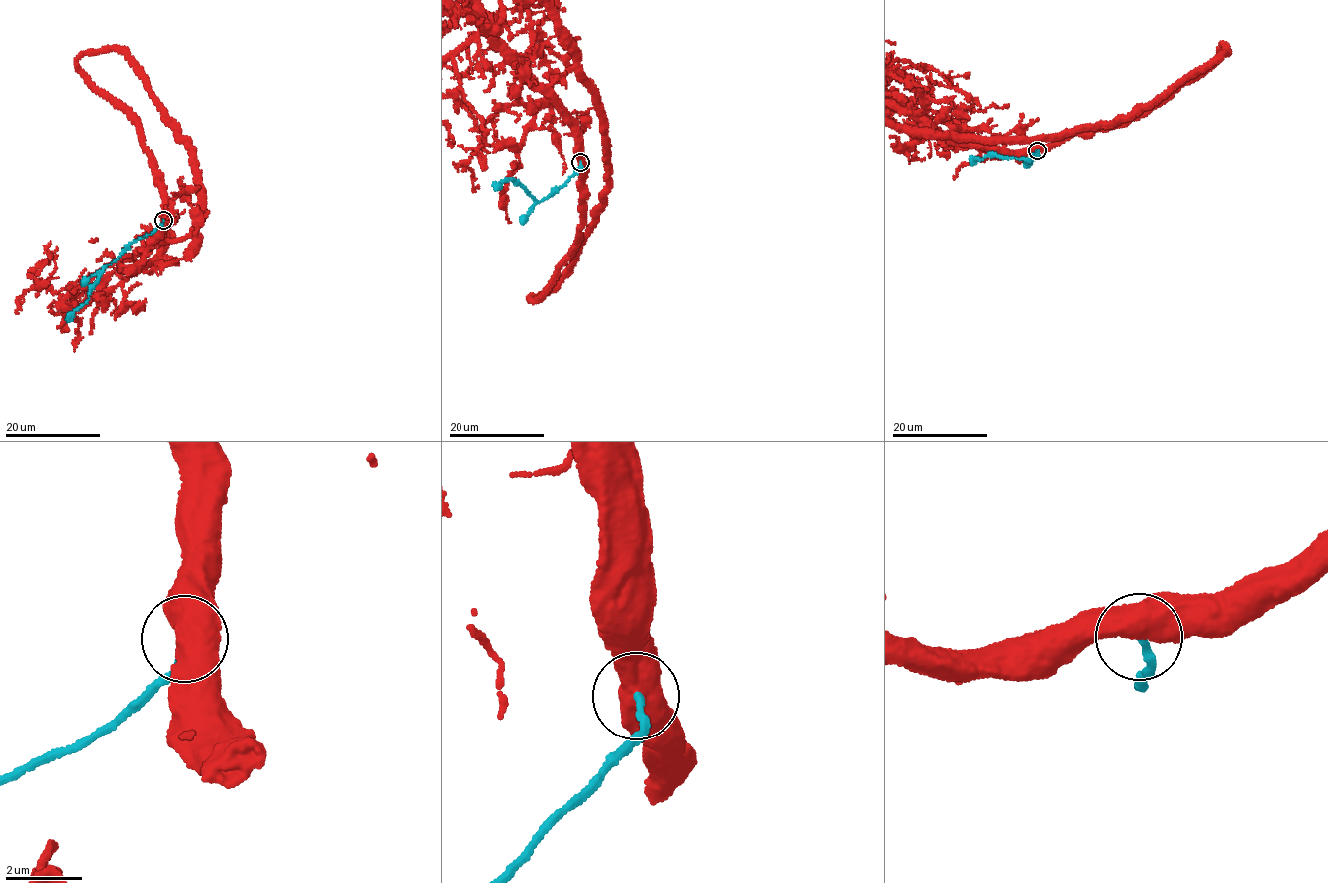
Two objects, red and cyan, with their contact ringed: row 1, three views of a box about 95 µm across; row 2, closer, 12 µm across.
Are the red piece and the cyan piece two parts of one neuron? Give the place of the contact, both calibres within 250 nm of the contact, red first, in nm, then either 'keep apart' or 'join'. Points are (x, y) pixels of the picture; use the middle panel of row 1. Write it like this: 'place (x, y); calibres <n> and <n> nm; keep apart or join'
place (580, 162); calibres 900 and 200 nm; keep apart

